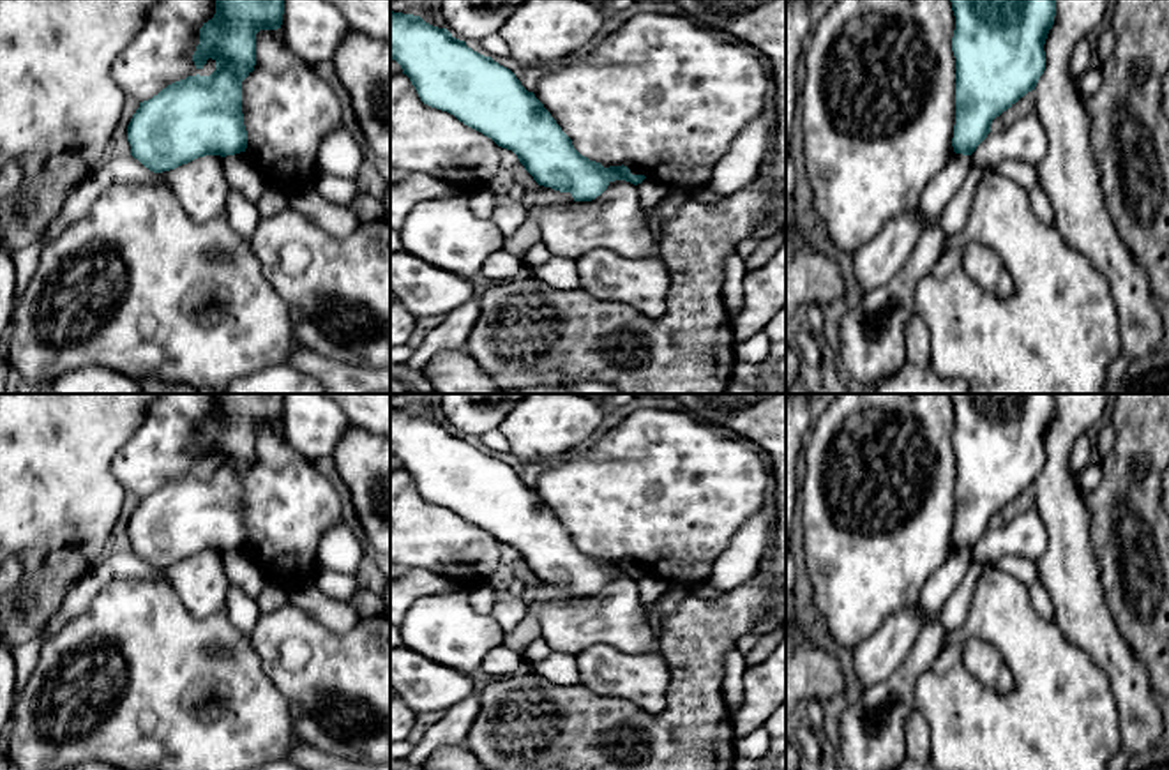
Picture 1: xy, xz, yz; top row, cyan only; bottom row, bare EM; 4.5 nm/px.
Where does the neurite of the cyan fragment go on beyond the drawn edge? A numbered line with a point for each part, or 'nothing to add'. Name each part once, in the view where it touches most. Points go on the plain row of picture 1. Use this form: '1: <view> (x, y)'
nothing to add

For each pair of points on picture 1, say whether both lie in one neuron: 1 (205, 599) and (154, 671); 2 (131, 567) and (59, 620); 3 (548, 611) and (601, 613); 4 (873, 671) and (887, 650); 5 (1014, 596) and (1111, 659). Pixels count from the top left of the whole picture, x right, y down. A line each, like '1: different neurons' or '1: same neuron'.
1: different neurons
2: same neuron
3: same neuron
4: same neuron
5: different neurons

